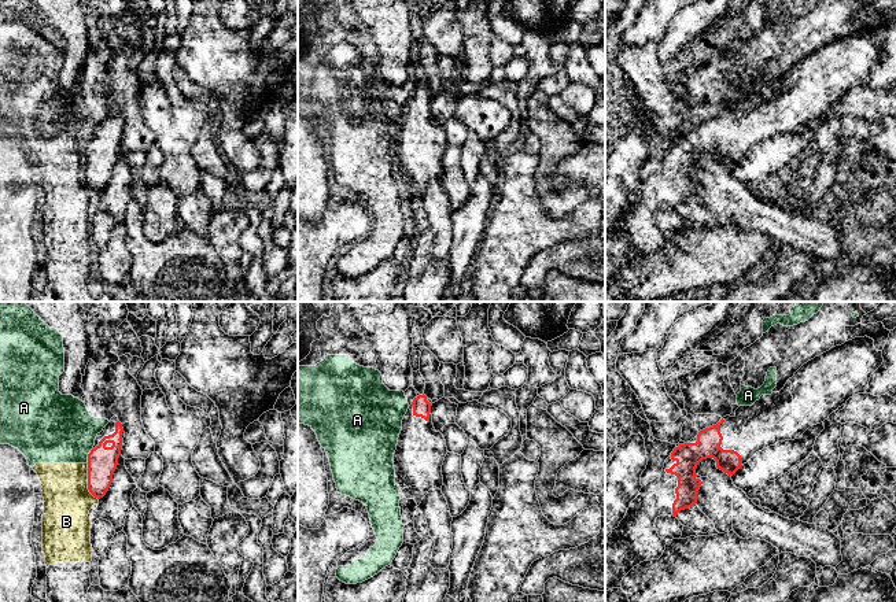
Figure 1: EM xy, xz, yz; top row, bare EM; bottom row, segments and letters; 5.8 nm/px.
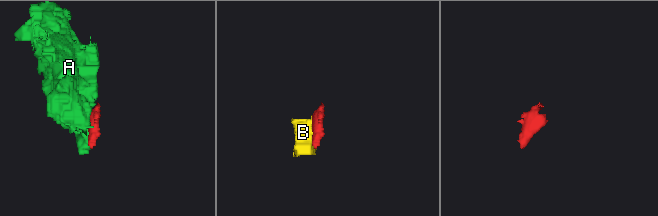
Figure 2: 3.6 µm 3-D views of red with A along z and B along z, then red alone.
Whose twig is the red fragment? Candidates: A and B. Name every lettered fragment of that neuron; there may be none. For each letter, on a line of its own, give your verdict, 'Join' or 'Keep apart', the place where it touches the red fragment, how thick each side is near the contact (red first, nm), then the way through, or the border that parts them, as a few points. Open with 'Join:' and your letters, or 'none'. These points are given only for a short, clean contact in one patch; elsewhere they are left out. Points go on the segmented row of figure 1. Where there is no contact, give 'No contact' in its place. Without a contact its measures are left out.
Join: none
A: Keep apart. Touches red at xy (88, 454). Thickness 180 nm (red) against 400 nm. Boundary: xy (92, 447), (87, 461)
B: Keep apart. Touches red at xy (88, 482). Thickness 180 nm (red) against 280 nm. Boundary: xy (87, 462), (87, 488), (98, 499)

